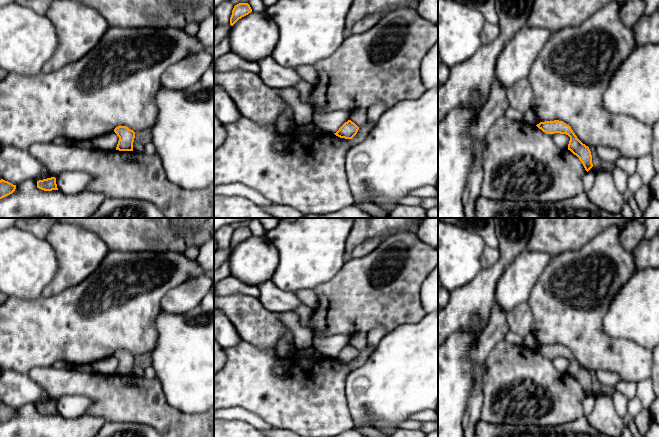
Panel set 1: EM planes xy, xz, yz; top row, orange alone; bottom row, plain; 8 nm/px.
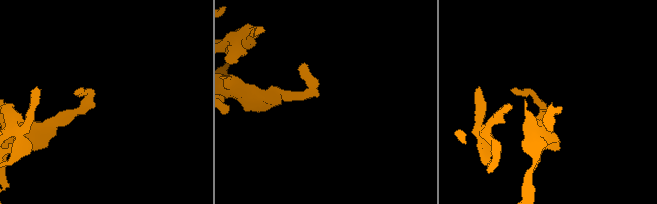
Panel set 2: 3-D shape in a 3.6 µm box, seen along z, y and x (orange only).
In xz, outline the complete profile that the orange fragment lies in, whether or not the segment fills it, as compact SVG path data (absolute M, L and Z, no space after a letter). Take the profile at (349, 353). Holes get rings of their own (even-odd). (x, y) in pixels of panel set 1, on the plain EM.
M348 344L334 358L340 362L352 363L357 358L358 354L359 351L351 344Z

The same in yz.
M554 344L540 346L536 350L547 358L560 357L568 359L570 361L568 374L579 382L587 396L593 391L592 379L589 371L577 362L569 349L563 345Z

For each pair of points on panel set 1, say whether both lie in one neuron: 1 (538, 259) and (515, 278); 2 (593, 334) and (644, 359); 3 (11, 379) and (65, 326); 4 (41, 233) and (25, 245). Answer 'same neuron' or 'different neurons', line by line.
1: same neuron
2: same neuron
3: different neurons
4: different neurons

